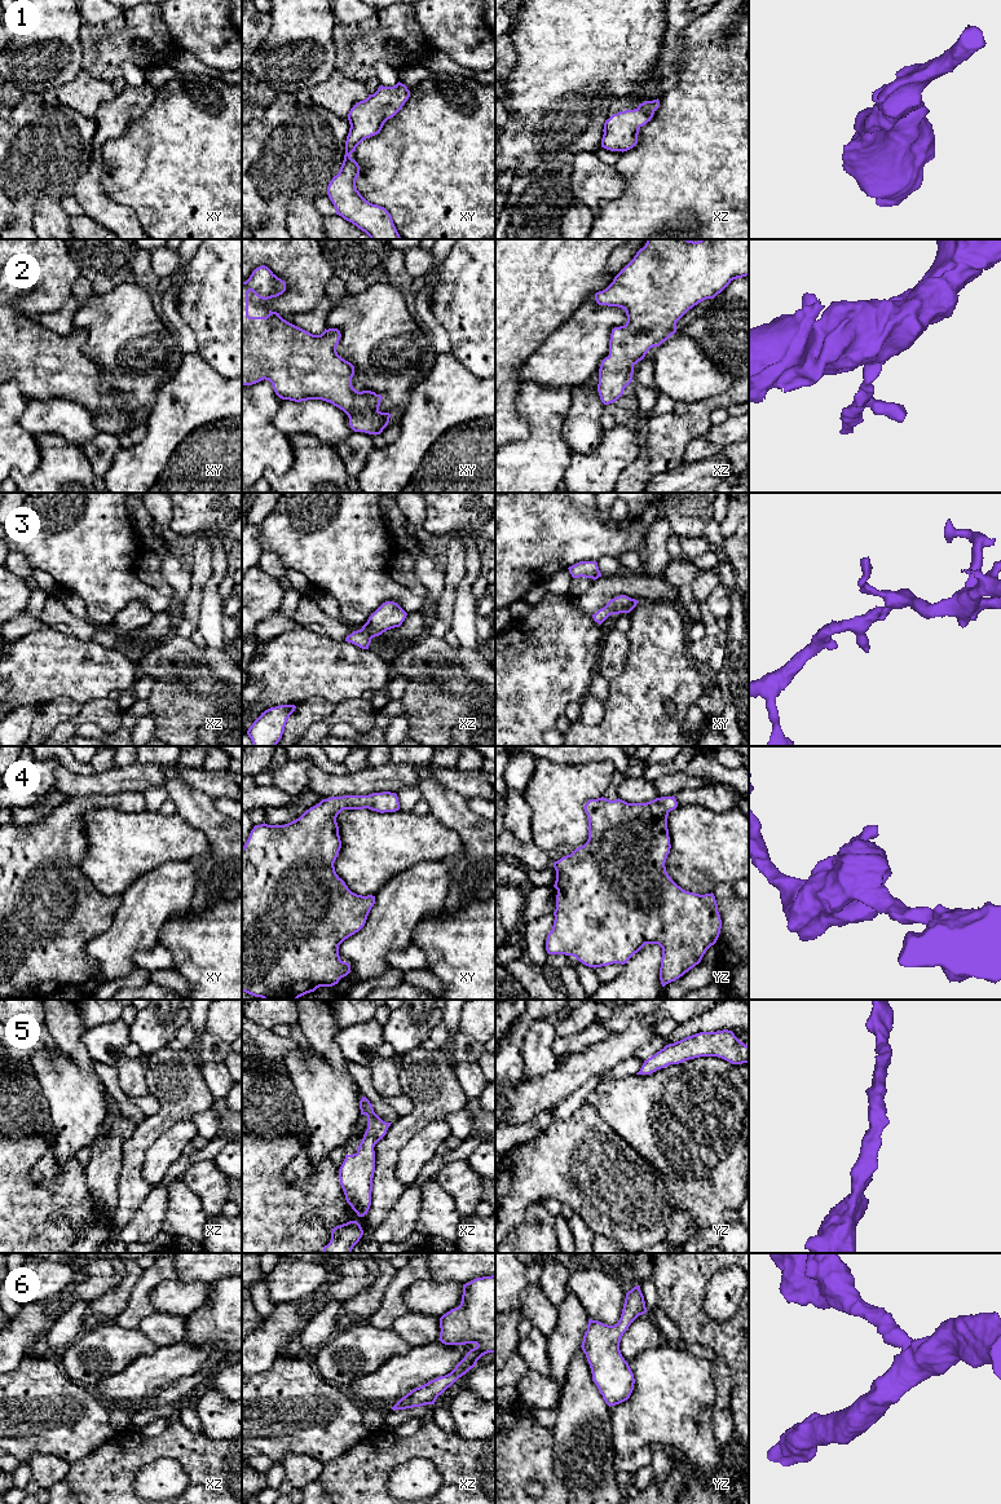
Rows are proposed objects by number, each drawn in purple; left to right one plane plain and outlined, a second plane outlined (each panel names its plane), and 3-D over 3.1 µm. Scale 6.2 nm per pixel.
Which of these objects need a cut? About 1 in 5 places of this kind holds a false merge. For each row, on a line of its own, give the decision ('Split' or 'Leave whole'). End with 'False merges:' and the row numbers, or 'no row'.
1: Leave whole
2: Leave whole
3: Leave whole
4: Leave whole
5: Leave whole
6: Leave whole
False merges: no row

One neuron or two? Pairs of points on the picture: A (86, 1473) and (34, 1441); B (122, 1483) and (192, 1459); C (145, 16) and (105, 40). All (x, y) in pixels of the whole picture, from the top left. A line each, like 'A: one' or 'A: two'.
A: two
B: one
C: one

